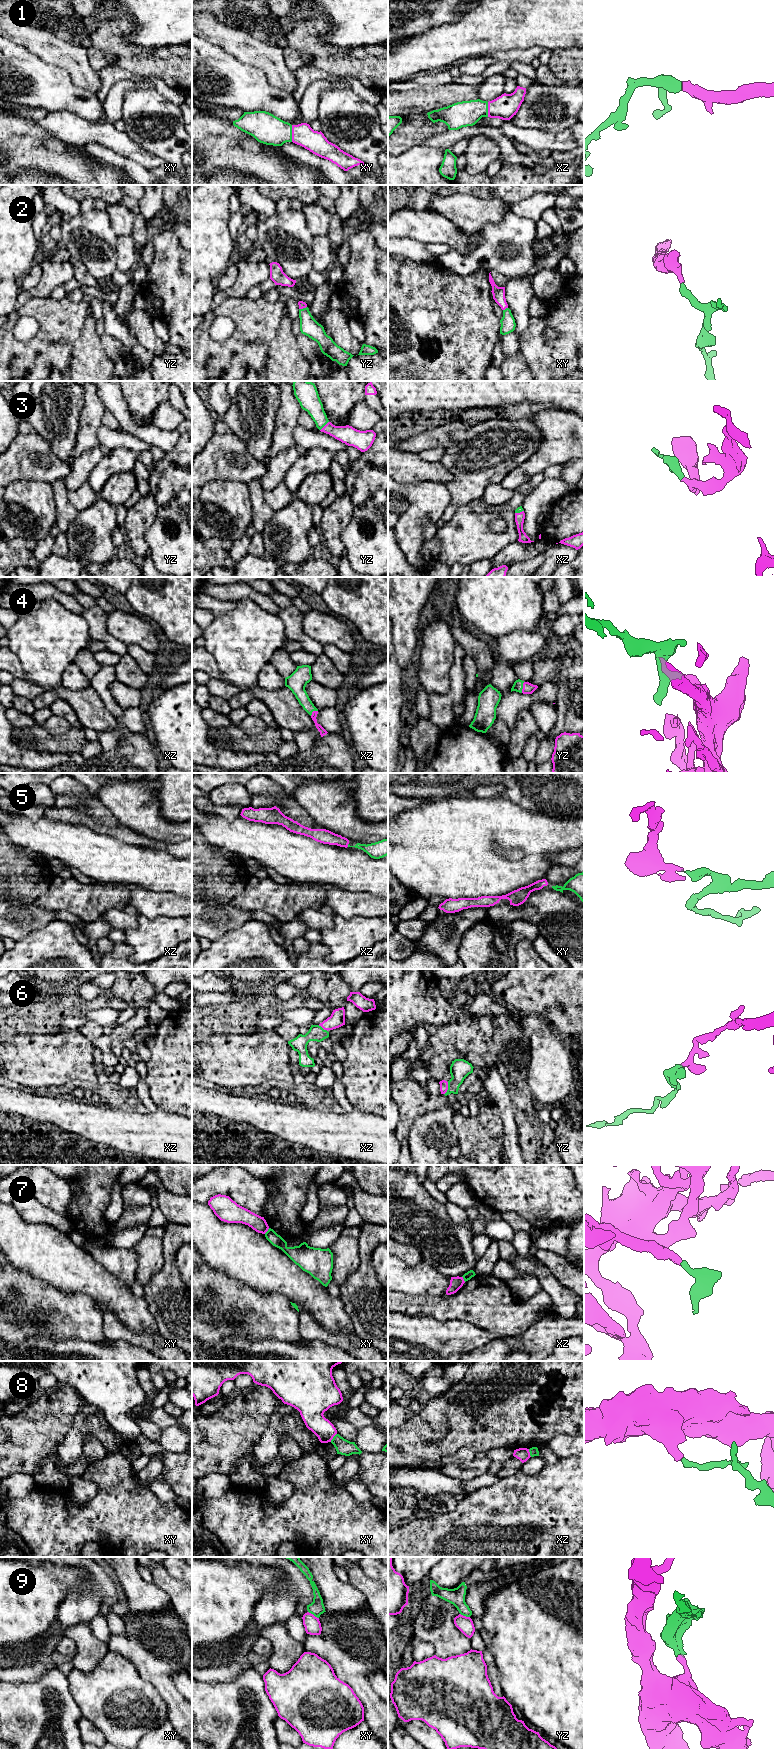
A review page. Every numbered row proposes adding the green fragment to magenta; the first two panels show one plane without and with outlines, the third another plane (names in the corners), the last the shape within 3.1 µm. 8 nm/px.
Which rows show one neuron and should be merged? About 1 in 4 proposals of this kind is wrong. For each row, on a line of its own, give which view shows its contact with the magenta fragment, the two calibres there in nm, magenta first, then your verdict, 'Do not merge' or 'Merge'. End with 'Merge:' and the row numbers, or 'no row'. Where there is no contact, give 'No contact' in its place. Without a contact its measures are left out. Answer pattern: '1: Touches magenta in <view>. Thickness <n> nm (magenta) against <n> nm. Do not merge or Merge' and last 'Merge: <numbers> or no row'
1: Touches magenta in xy. Thickness 180 nm (magenta) against 240 nm. Merge
2: Touches magenta in xy. Thickness 100 nm (magenta) against 120 nm. Merge
3: Touches magenta in yz. Thickness 150 nm (magenta) against 170 nm. Merge
4: Touches magenta in yz. Thickness 90 nm (magenta) against 80 nm. Merge
5: Touches magenta in xz. Thickness 120 nm (magenta) against 140 nm. Merge
6: Touches magenta in yz. Thickness 60 nm (magenta) against 160 nm. Merge
7: Touches magenta in xy. Thickness 130 nm (magenta) against 100 nm. Do not merge
8: Touches magenta in xy. Thickness 180 nm (magenta) against 130 nm. Do not merge
9: Touches magenta in xy. Thickness 130 nm (magenta) against 120 nm. Do not merge
Merge: 1, 2, 3, 4, 5, 6

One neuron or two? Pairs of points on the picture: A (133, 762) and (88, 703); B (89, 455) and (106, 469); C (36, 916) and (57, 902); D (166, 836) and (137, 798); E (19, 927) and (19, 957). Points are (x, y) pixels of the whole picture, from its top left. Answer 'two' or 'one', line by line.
A: one
B: two
C: two
D: one
E: two

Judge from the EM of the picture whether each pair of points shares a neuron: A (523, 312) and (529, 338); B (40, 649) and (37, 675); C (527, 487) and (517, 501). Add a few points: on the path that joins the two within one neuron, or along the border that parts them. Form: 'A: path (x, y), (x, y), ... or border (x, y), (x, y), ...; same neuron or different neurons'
A: border (531, 318), (528, 326), (519, 334); different neurons
B: path (40, 655), (40, 669); same neuron
C: border (515, 490), (525, 496), (522, 505); different neurons

